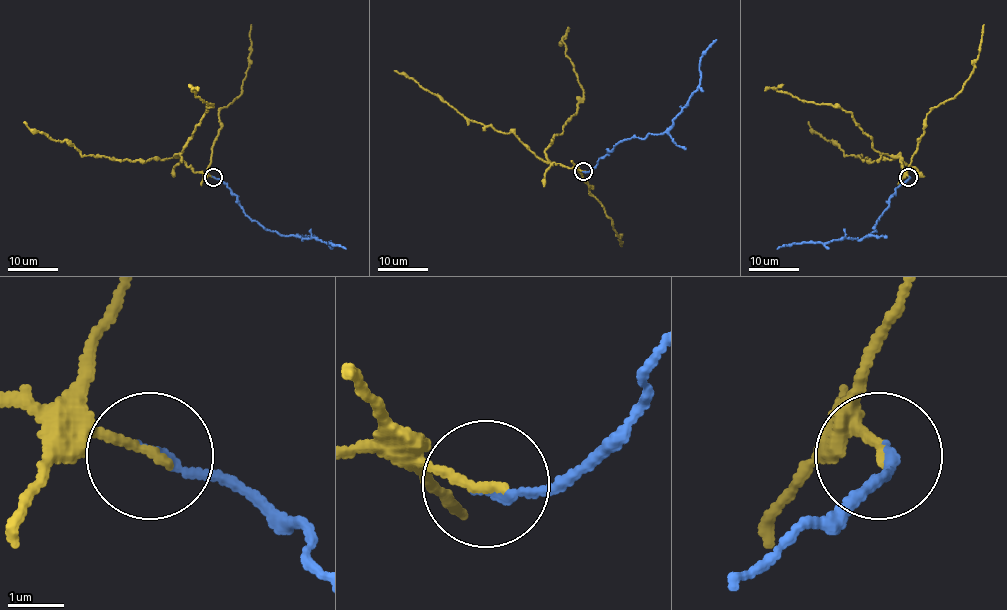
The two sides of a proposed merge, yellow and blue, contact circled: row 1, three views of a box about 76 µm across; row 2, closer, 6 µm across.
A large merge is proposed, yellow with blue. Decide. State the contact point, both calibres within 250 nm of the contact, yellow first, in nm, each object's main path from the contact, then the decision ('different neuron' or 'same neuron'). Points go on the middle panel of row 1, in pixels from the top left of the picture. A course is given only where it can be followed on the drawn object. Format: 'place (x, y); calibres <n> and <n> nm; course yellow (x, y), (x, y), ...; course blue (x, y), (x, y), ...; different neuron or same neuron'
place (583, 171); calibres 180 and 170 nm; course yellow (584, 171), (545, 162), (514, 134), (500, 132), (466, 120), (413, 79), (394, 70); course blue (584, 171), (590, 171), (622, 140), (661, 134), (672, 125), (697, 88), (700, 58), (716, 39); different neuron

